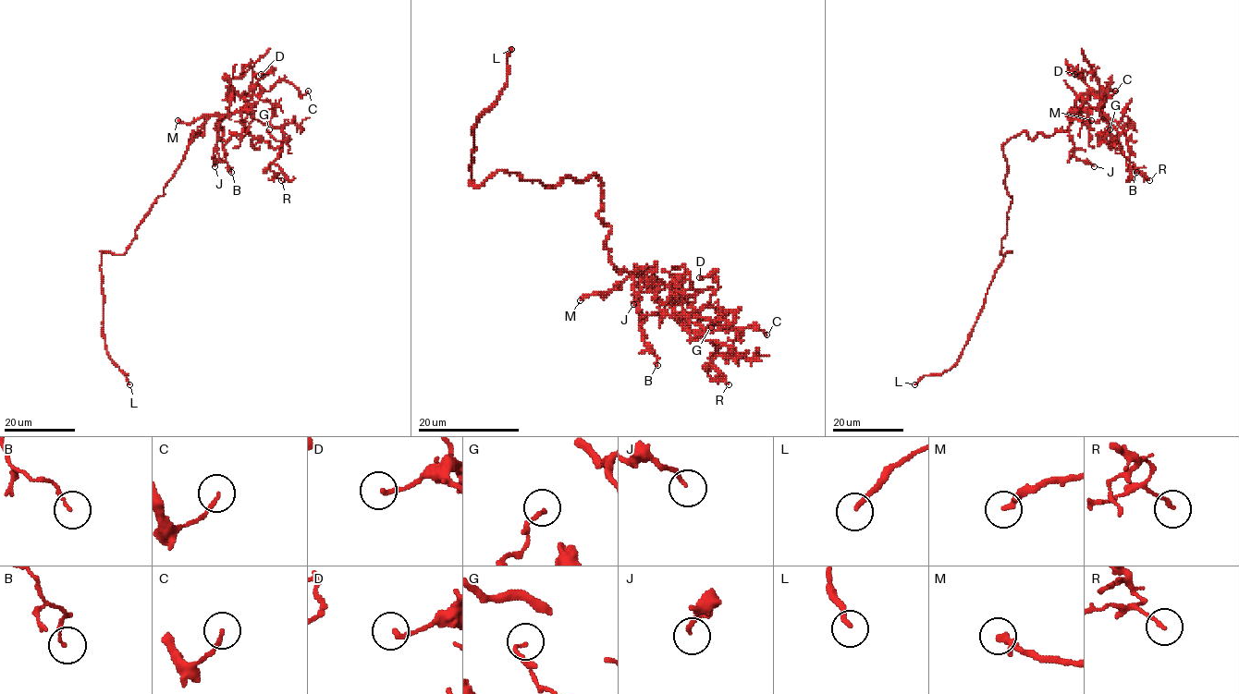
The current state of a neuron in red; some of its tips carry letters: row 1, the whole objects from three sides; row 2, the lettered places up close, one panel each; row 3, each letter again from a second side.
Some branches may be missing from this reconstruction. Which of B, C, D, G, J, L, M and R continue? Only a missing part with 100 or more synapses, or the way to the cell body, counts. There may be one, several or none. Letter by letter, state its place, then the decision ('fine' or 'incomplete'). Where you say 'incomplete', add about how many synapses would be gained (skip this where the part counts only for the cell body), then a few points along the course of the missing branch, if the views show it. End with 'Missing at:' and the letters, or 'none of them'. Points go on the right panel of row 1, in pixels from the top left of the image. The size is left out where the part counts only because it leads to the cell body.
B: at (1136, 172); fine
C: at (1115, 91); fine
D: at (1074, 74); fine
G: at (1110, 129); fine
J: at (1094, 166); fine
L: at (914, 384); incomplete; missing branch runs (914, 384), (918, 405), (923, 405)
M: at (1091, 120); fine
R: at (1149, 180); fine
Missing at: L

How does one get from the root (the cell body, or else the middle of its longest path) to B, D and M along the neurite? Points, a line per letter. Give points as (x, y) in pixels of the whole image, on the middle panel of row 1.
B: (578, 181), (600, 179), (598, 216), (610, 226), (604, 247), (617, 270), (640, 277), (640, 327), (657, 365)
D: (578, 181), (600, 179), (612, 264), (655, 277), (678, 318), (717, 287), (699, 277)
M: (578, 181), (600, 179), (598, 216), (610, 226), (604, 247), (612, 264), (630, 273), (580, 300)

